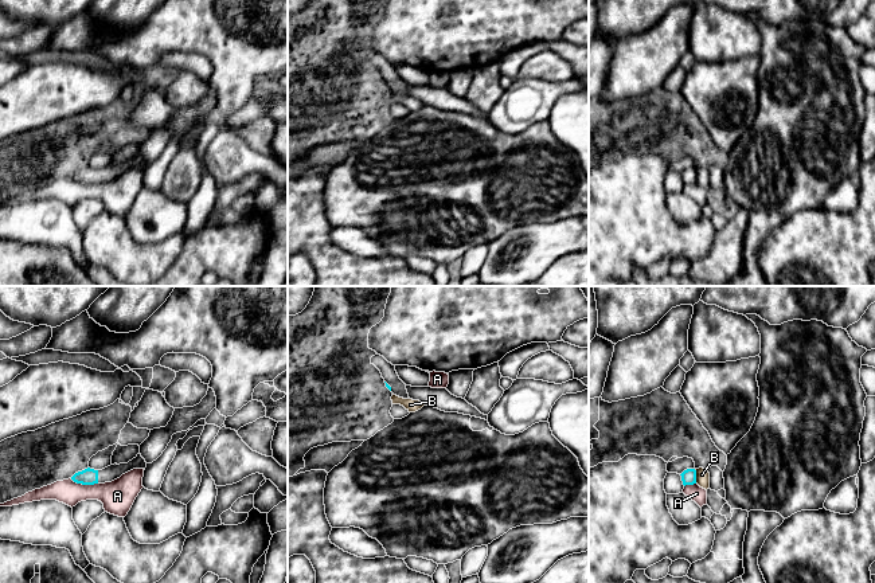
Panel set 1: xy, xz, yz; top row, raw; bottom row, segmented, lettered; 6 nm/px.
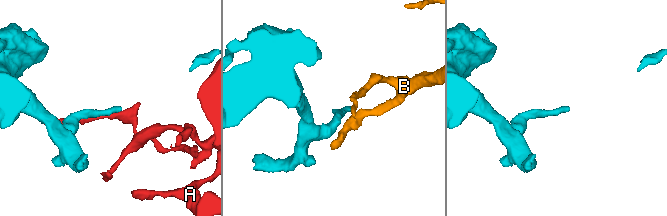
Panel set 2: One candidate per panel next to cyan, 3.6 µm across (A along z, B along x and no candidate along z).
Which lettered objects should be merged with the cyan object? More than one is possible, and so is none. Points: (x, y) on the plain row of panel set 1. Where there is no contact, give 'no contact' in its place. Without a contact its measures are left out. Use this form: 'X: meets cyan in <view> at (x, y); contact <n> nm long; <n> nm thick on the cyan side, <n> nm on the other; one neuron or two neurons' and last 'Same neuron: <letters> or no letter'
A: meets cyan in xy at (84, 183); contact 170 nm long; 100 nm thick on the cyan side, 190 nm on the other; two neurons
B: meets cyan in yz at (695, 175); contact 90 nm long; 90 nm thick on the cyan side, 80 nm on the other; two neurons
Same neuron: no letter

